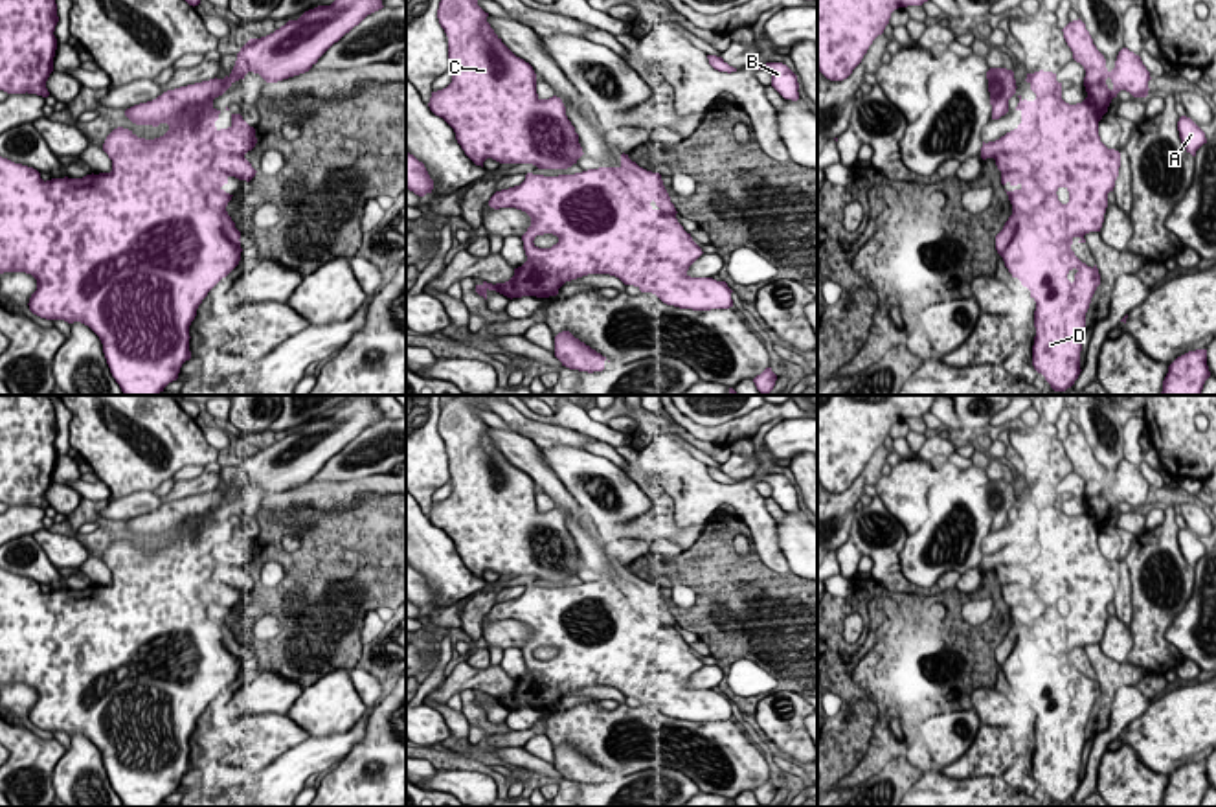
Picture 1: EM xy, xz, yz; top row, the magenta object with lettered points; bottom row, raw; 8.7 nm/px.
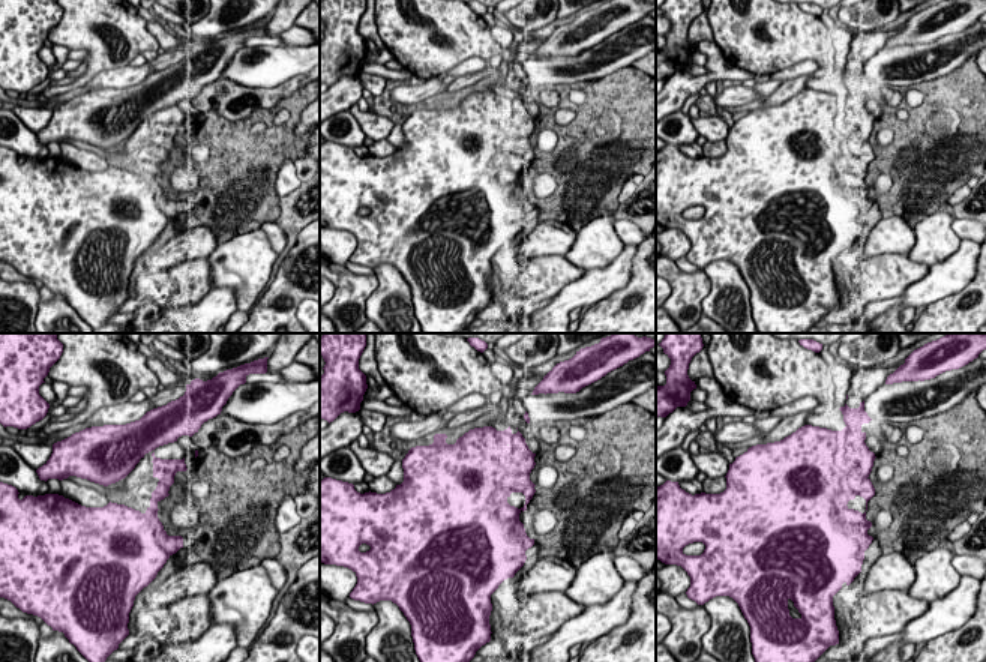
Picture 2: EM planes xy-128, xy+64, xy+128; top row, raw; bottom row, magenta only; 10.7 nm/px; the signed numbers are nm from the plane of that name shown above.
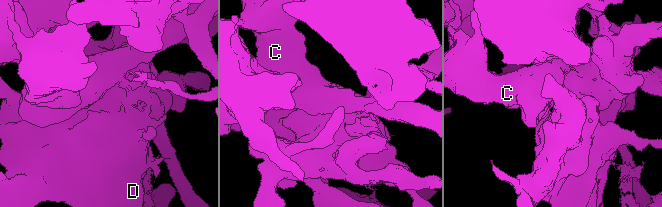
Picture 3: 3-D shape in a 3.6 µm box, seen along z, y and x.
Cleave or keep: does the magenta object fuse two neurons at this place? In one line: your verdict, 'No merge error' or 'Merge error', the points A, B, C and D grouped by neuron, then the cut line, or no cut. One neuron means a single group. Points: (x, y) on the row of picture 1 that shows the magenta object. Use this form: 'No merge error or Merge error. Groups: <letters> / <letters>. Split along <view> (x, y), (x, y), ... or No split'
Merge error. Groups: A B D / C. Split along xz (634, 164), (636, 190), (643, 197), (653, 199)

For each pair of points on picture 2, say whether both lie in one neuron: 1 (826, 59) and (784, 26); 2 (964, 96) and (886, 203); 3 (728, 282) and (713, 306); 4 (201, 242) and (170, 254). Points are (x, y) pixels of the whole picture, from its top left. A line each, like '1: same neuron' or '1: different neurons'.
1: same neuron
2: same neuron
3: same neuron
4: same neuron

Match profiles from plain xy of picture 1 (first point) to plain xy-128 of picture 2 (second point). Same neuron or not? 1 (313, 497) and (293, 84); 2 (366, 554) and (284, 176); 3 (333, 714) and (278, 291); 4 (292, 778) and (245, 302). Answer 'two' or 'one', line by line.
1: one
2: two
3: two
4: two

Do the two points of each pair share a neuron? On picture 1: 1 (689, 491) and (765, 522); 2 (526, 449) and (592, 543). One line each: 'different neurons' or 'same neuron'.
1: same neuron
2: same neuron

